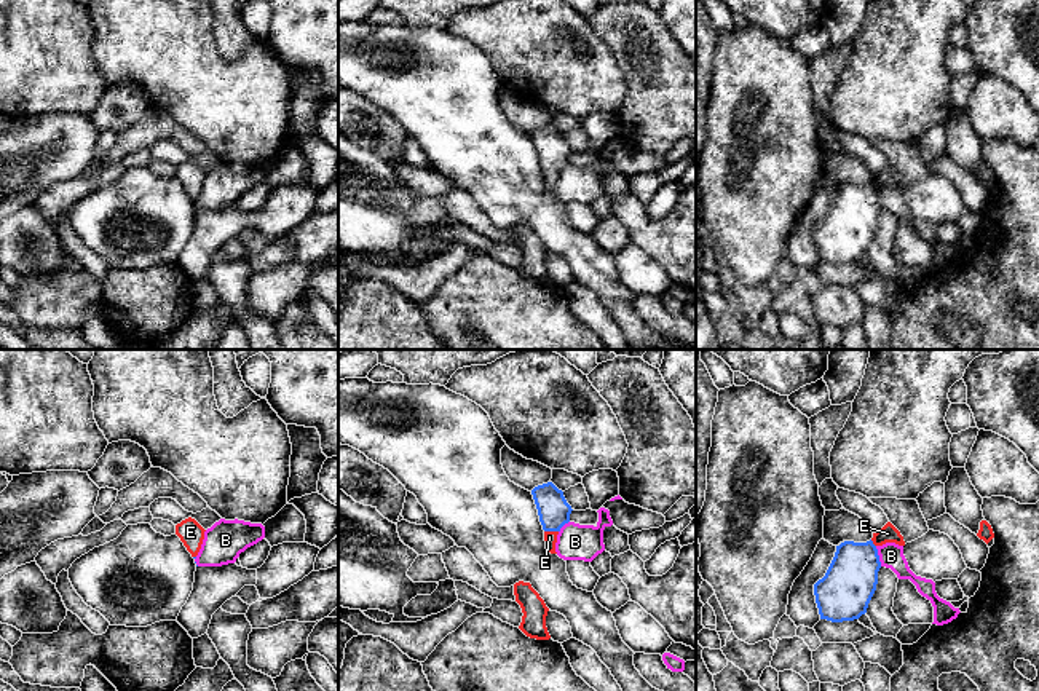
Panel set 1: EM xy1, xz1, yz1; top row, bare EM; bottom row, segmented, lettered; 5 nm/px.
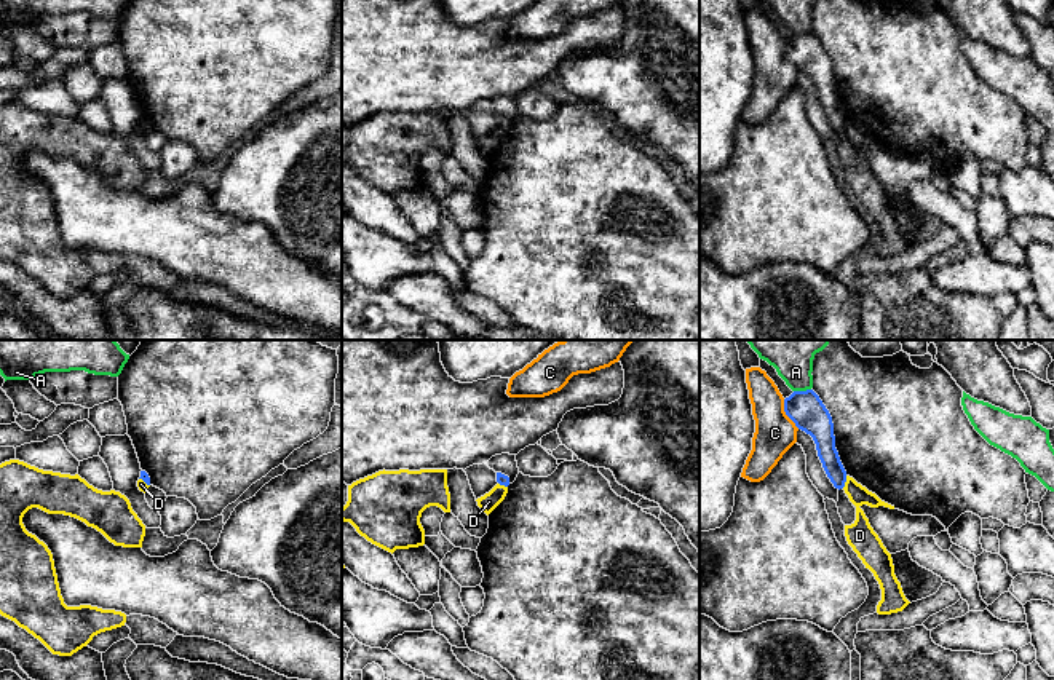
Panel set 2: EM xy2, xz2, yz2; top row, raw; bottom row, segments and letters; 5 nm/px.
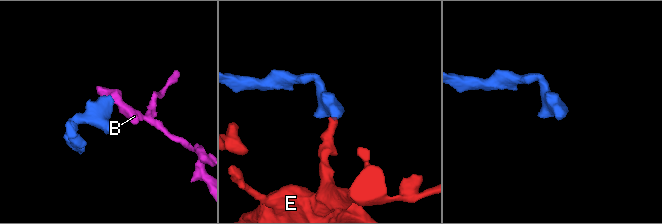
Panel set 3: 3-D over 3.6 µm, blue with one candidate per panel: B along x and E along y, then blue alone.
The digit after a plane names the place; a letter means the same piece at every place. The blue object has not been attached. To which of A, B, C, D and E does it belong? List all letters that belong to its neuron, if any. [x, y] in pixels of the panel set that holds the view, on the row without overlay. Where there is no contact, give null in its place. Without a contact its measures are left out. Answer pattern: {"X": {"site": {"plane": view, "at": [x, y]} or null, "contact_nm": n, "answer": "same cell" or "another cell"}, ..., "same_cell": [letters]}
{"A": {"site": {"plane": "yz2", "at": [802, 34]}, "contact_nm": 90, "answer": "another cell"}, "B": {"site": {"plane": "yz1", "at": [878, 198]}, "contact_nm": 110, "answer": "another cell"}, "C": {"site": {"plane": "yz2", "at": [786, 56]}, "contact_nm": 170, "answer": "another cell"}, "D": {"site": {"plane": "yz2", "at": [845, 123]}, "contact_nm": 70, "answer": "another cell"}, "E": {"site": {"plane": "xz1", "at": [551, 173]}, "contact_nm": 70, "answer": "same cell"}, "same_cell": ["E"]}

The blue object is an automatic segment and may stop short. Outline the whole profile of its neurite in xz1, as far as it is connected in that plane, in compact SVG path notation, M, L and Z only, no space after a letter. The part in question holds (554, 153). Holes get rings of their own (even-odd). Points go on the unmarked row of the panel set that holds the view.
M552 124L538 128L531 132L539 164L544 172L546 192L555 195L557 177L570 164L571 148L567 145L563 134Z

